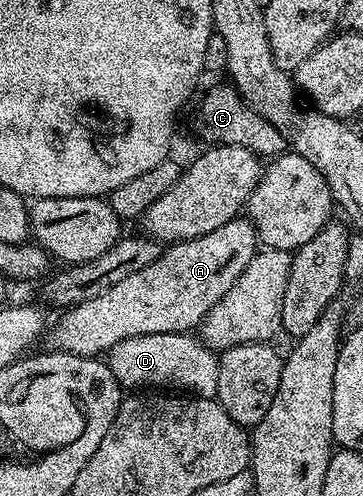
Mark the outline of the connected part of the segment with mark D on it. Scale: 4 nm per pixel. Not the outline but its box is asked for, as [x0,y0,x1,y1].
[106,333,218,399]

